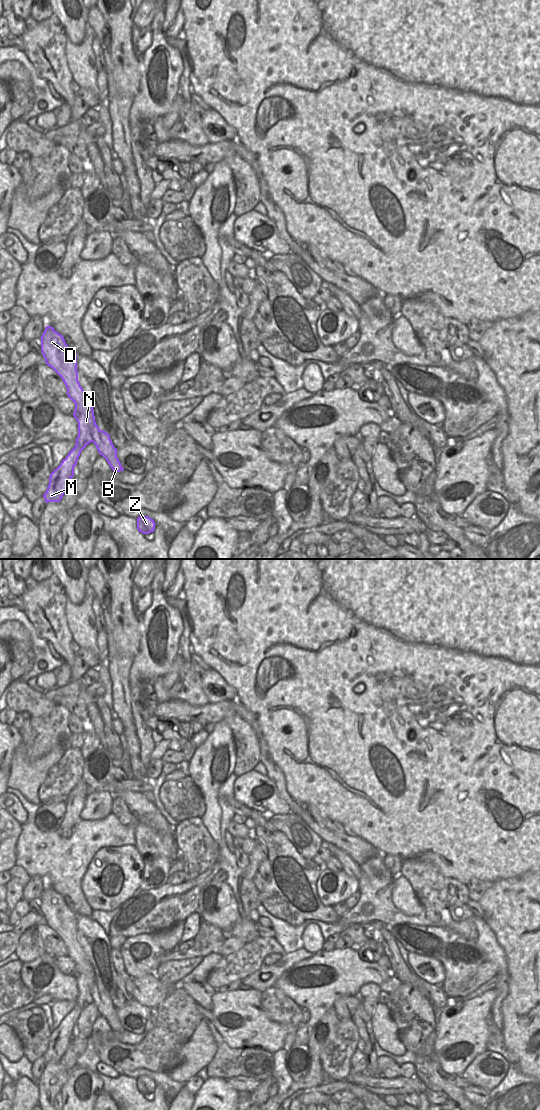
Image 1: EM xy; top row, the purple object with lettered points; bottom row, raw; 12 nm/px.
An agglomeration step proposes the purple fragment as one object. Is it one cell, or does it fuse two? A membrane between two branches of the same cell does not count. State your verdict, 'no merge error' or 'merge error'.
merge error

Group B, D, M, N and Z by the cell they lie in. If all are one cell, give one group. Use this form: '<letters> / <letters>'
B Z / D M N

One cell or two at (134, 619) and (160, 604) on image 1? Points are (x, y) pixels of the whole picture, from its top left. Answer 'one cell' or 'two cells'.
two cells

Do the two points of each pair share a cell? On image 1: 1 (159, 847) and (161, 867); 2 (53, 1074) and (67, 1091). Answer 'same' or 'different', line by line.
1: different
2: different

